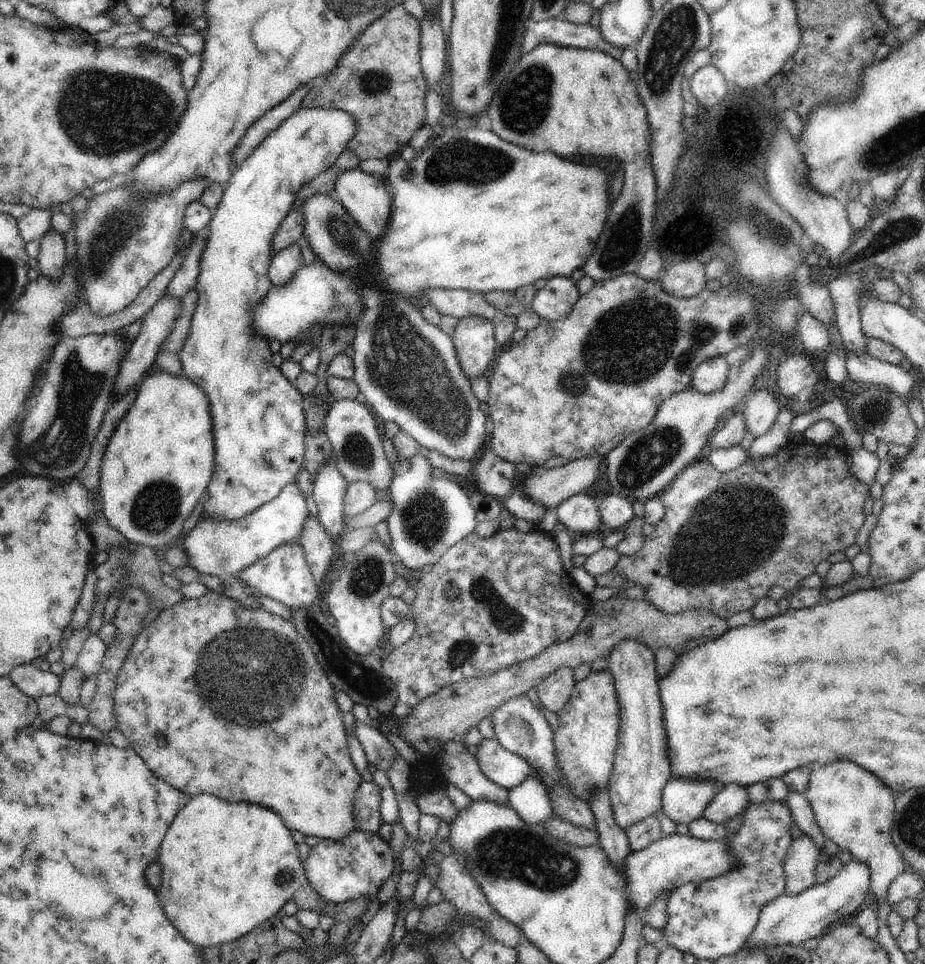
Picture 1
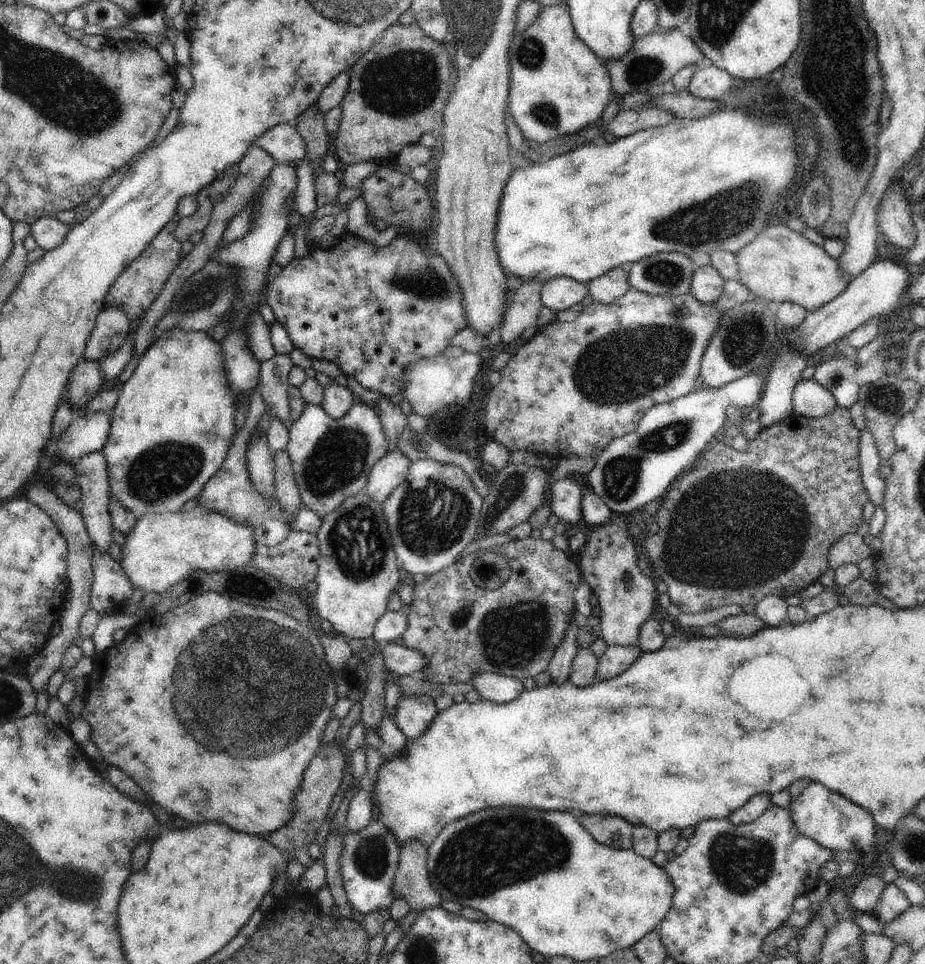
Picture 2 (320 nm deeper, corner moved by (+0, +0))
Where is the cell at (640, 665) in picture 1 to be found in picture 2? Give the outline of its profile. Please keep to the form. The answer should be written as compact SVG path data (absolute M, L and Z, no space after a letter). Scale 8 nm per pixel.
M612 512L607 521L586 529L586 534L588 540L580 552L579 569L582 582L587 582L592 594L598 598L597 614L601 618L602 638L609 645L639 646L639 628L658 610L656 579L644 575L636 563L636 548L632 542L632 535L628 532L625 515Z

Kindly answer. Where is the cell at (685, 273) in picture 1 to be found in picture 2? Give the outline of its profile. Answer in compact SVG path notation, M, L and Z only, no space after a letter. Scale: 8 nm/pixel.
M712 265L696 267L691 279L691 293L704 304L716 303L724 293L726 280Z

